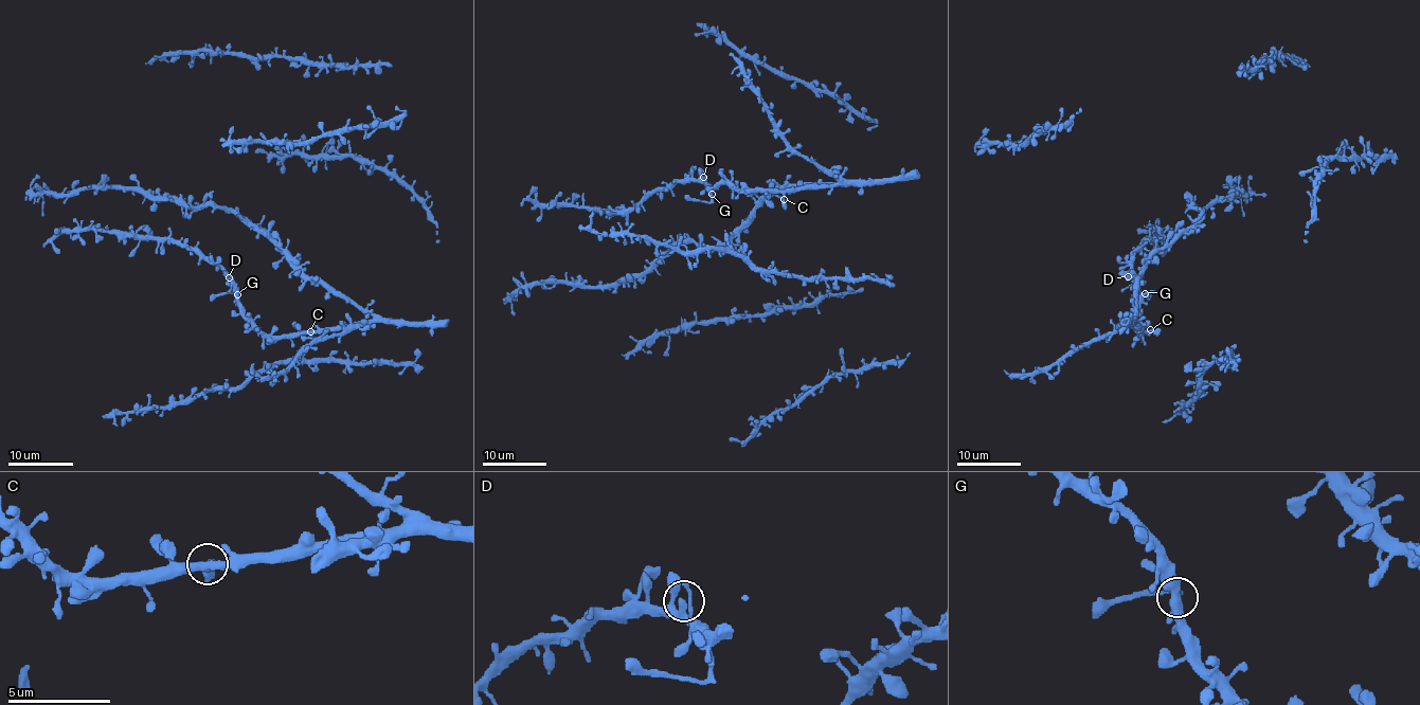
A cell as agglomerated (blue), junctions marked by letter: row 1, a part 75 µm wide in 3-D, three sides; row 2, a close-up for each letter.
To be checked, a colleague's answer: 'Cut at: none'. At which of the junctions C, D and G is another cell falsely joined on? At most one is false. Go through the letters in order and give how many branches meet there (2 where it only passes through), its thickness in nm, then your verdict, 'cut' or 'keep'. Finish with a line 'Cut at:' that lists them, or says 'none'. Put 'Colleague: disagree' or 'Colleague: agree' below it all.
C: 2 | 280 nm | keep
D: 2 | 260 nm | keep
G: 2 | 260 nm | cut
Cut at: G
Colleague: disagree

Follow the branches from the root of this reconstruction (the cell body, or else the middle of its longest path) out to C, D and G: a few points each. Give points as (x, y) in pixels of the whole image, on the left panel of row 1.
C: (355, 325), (310, 331)
D: (355, 325), (266, 336), (245, 314), (237, 287), (229, 277)
G: (355, 325), (266, 336), (245, 314), (237, 293)

